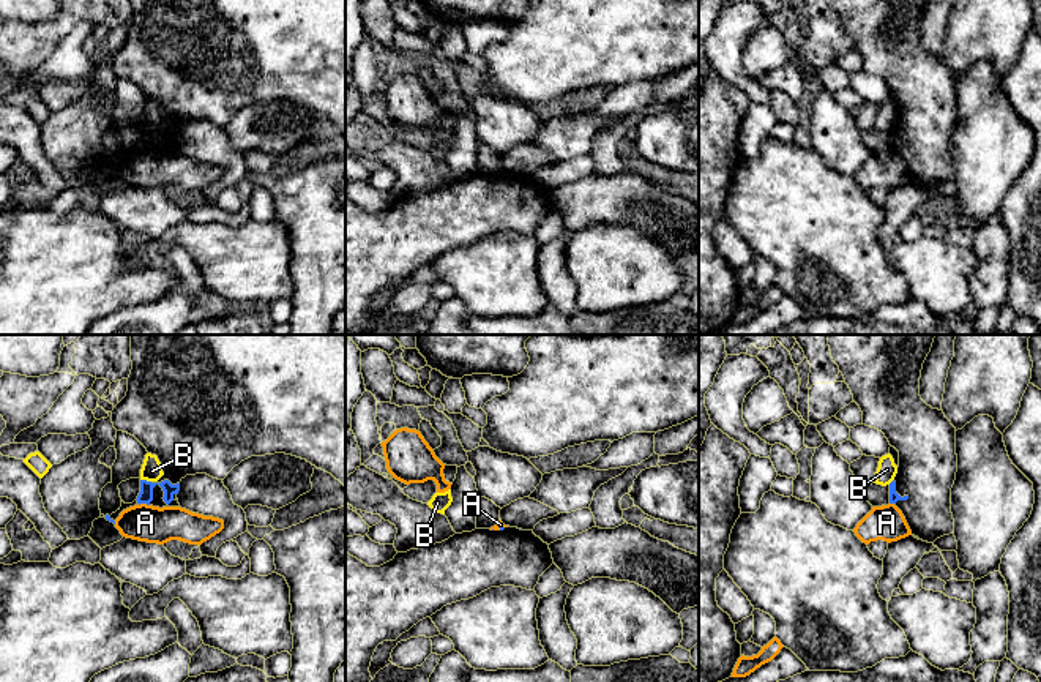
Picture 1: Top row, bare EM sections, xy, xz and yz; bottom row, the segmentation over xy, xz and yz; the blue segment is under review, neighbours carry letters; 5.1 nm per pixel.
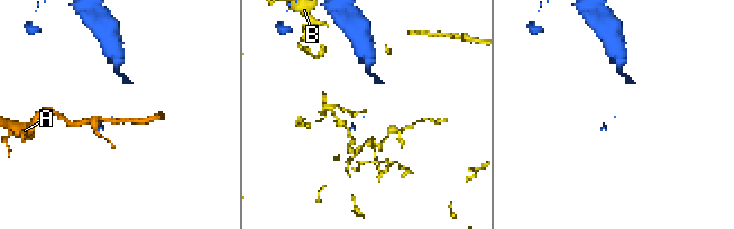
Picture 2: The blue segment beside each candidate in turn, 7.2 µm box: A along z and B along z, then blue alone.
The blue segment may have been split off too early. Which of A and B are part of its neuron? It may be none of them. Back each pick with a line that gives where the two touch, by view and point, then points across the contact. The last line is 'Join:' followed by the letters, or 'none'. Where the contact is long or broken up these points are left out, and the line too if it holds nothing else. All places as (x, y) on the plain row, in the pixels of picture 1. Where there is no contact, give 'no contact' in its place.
Join: none

